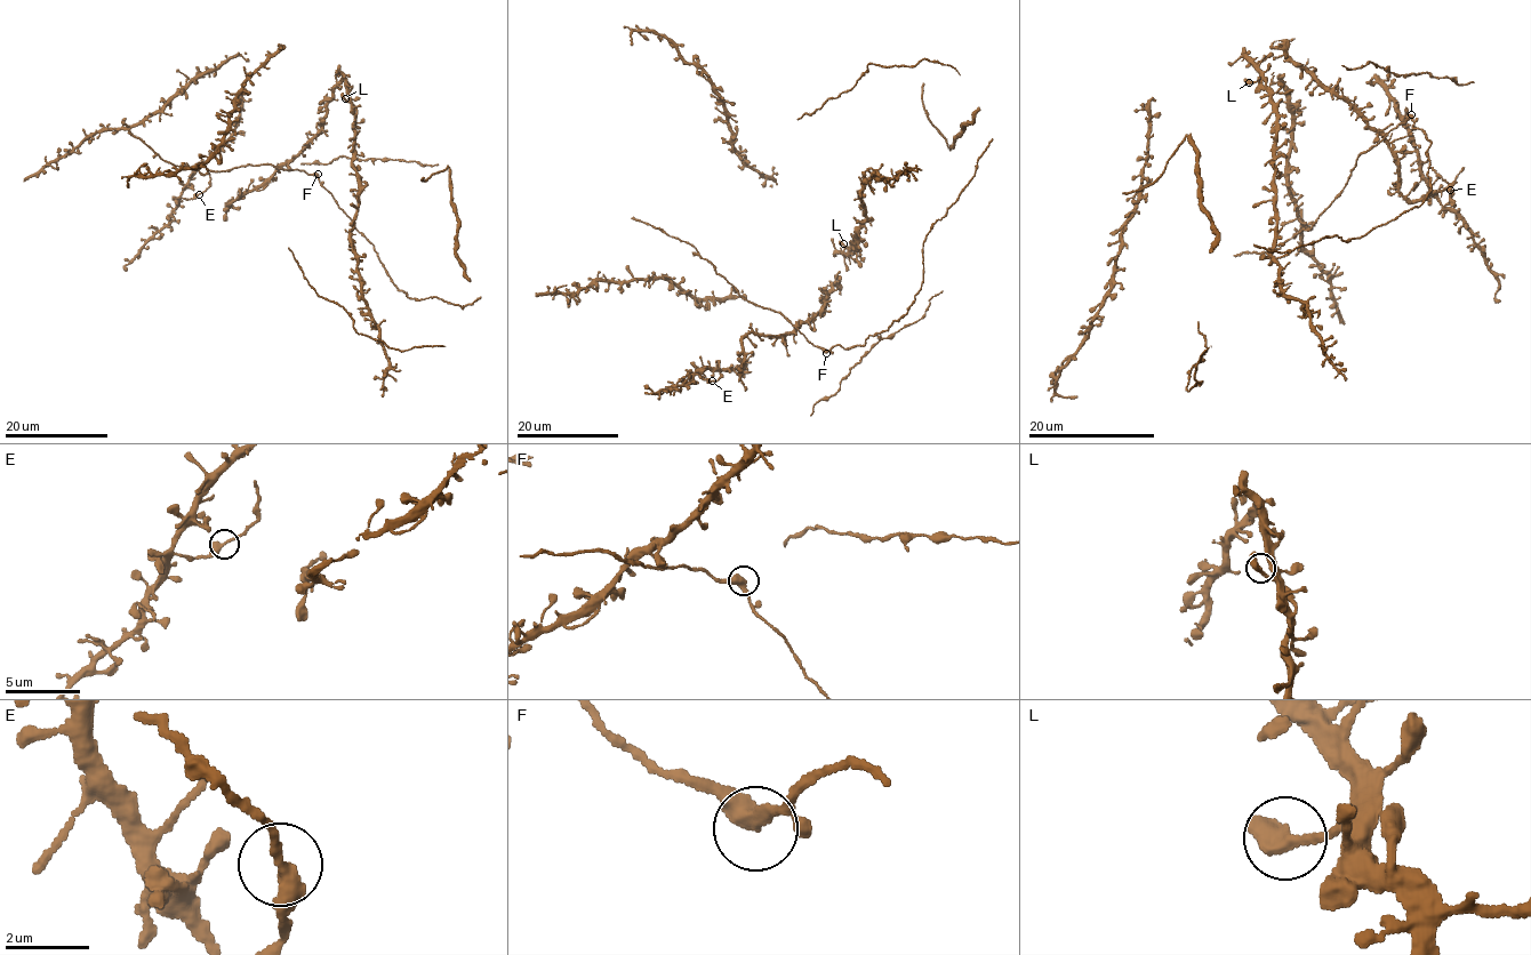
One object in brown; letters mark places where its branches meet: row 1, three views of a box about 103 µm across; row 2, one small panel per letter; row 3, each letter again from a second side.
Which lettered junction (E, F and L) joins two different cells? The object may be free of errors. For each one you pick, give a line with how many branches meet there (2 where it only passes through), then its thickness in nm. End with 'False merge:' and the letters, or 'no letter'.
E: 2 branches meet; 340 nm thick
False merge: E

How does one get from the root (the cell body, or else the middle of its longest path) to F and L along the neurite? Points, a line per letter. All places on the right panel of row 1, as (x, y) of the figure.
F: (1369, 128), (1375, 129), (1380, 139), (1411, 114)
L: (1369, 128), (1346, 102), (1322, 88), (1283, 55), (1260, 59), (1259, 78), (1249, 82)

